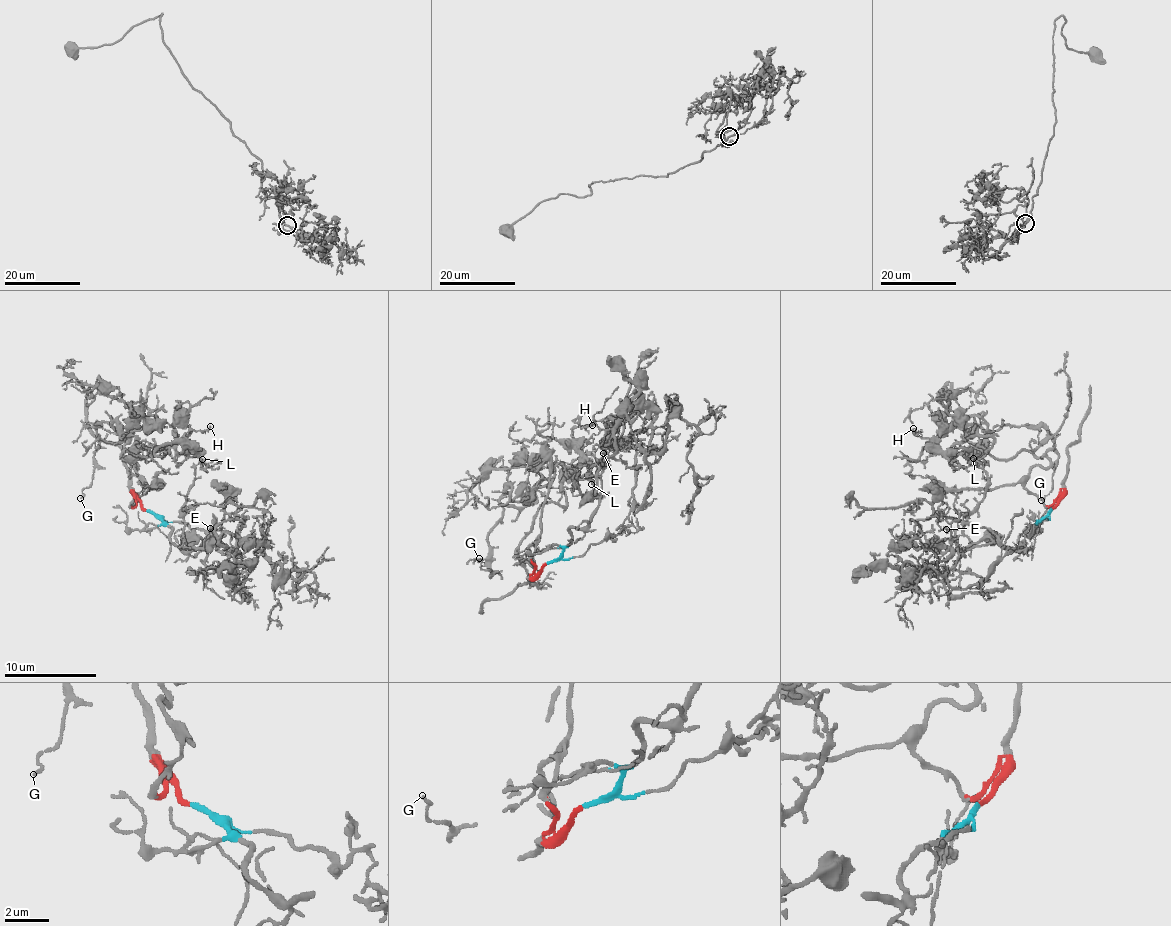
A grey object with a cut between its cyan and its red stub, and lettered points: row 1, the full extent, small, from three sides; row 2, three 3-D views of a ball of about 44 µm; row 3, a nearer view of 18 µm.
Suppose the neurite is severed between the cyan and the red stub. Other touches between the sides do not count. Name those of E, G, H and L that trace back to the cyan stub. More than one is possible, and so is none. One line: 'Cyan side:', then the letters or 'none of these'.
Cyan side: E

